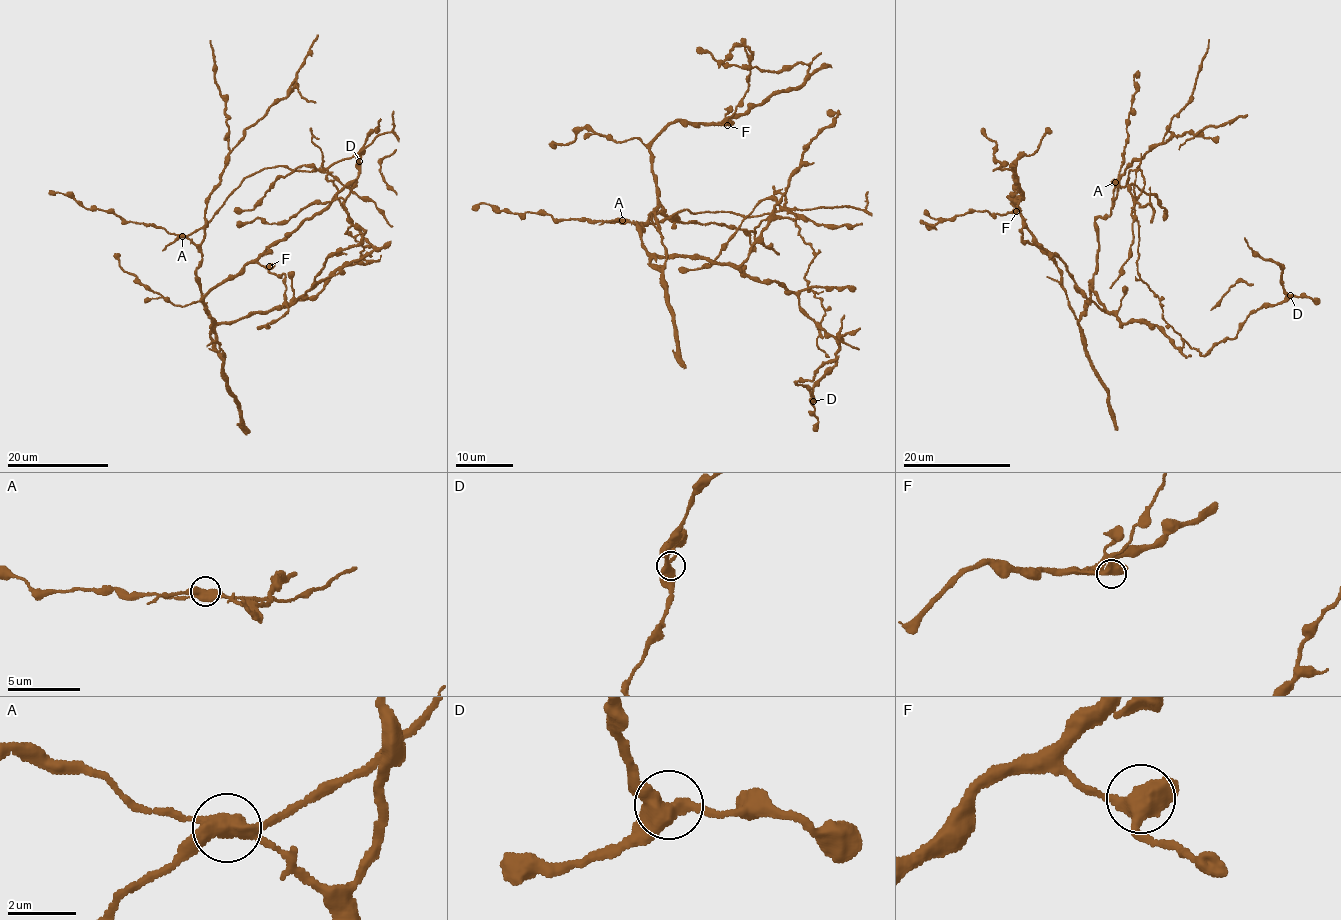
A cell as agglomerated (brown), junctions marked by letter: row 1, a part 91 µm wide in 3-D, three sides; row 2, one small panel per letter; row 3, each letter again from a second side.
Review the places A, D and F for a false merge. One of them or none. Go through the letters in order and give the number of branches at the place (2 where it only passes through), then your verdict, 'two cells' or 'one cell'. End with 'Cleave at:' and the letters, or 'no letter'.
A: 4 | two cells
D: 3 | one cell
F: 3 | one cell
Cleave at: A

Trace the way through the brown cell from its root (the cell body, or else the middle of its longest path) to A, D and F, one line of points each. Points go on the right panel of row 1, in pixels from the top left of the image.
A: (1092, 284), (1098, 250), (1095, 220), (1111, 213), (1114, 182)
D: (1092, 284), (1119, 326), (1145, 321), (1176, 347), (1186, 341), (1201, 353), (1233, 339), (1255, 310), (1290, 295)
F: (1092, 284), (1088, 305), (1076, 318), (1056, 261), (1028, 229), (1020, 207), (1008, 198), (1019, 197), (1016, 211)

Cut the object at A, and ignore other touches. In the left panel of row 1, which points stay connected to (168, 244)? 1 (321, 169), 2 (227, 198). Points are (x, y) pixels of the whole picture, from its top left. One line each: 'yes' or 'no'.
1: yes
2: yes

